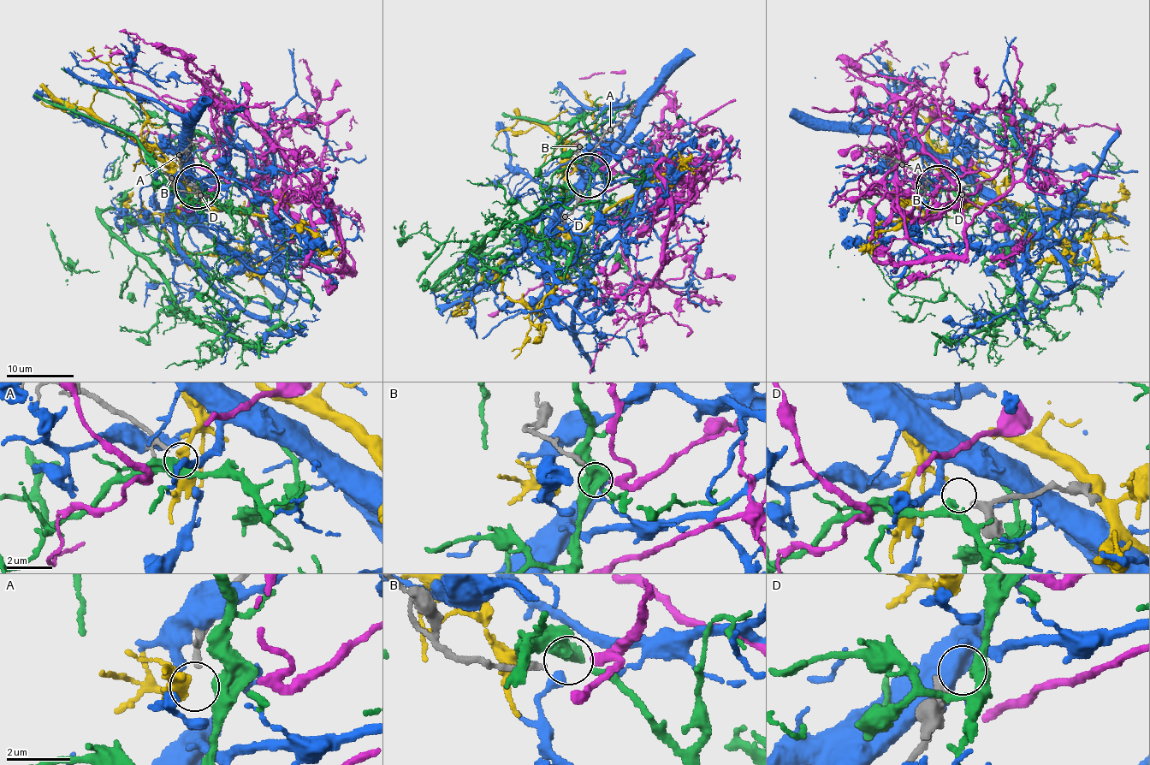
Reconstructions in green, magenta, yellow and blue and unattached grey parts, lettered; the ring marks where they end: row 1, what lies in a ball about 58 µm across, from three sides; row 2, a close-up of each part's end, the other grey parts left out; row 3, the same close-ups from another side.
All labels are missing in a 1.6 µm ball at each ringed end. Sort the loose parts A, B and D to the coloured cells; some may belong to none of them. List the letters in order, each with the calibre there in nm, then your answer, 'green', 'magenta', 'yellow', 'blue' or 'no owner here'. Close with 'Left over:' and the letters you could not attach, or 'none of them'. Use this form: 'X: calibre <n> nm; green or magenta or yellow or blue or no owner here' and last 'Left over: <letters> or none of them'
A: calibre 130 nm; no owner here
B: calibre 190 nm; magenta
D: calibre 260 nm; green
Left over: A

